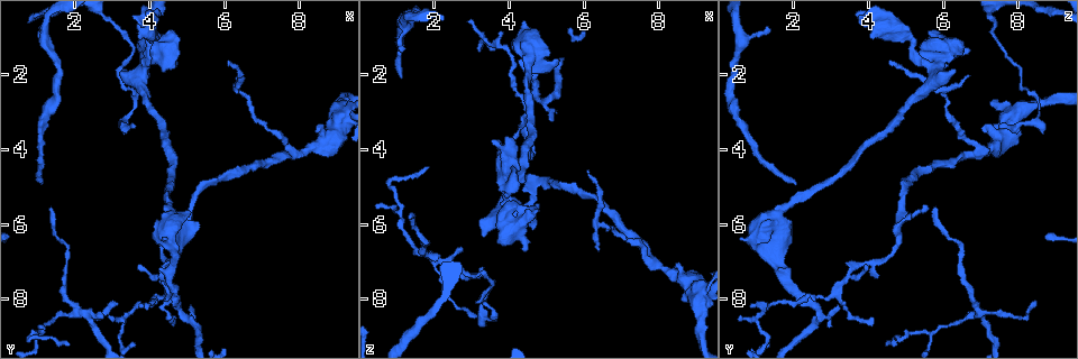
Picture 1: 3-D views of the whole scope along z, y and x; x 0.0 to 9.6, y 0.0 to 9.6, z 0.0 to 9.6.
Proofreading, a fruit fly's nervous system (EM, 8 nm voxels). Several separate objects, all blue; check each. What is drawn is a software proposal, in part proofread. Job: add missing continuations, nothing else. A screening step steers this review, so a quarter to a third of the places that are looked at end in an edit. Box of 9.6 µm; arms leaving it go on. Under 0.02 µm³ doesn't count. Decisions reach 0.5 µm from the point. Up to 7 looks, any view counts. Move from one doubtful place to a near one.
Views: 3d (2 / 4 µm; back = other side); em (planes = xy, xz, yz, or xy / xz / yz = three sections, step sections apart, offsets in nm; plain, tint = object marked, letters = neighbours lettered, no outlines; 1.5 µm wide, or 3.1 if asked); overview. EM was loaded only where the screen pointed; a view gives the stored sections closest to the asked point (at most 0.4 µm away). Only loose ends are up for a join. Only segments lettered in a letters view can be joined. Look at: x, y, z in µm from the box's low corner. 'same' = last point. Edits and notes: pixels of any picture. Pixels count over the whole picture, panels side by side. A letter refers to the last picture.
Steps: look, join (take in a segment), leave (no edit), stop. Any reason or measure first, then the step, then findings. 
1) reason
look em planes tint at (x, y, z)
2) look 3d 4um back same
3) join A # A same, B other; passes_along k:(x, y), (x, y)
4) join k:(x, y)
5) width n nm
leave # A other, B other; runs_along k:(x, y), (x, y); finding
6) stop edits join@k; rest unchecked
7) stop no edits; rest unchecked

look em xz step 8 letters at (6.35, 2.05, 6.70)

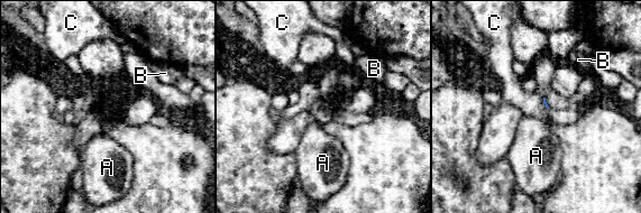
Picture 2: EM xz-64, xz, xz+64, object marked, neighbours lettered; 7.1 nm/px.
look em planes letters same

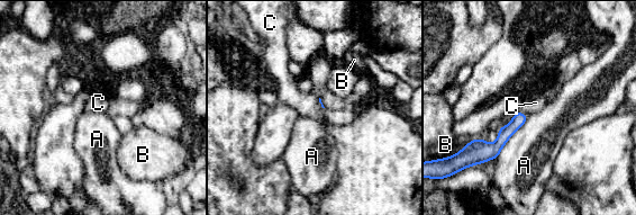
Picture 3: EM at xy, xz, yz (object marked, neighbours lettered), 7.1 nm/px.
leave # A other, B other, C other; border 3:(528, 116), (507, 141), (496, 159); none of them fits

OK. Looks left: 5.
tapers out
look em planes letters at (1.15, 4.90, 2.15)

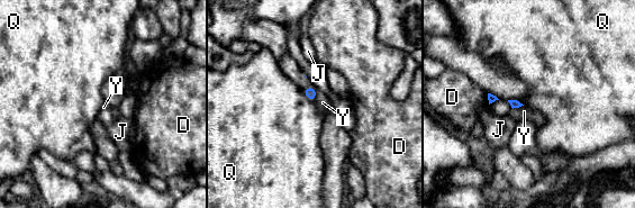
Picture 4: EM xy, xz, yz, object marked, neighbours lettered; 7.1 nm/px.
leave # D other, J other, Q other, Y other; border 4:(302, 90), (314, 101); no lettered segment goes on from it

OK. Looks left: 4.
thin end
look em yz step 8 tint at (4.65, 8.45, 4.10)

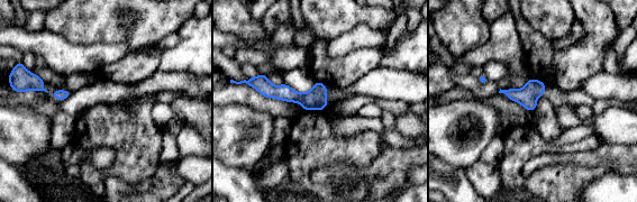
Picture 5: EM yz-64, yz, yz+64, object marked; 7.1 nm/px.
another direction
look em planes letters same

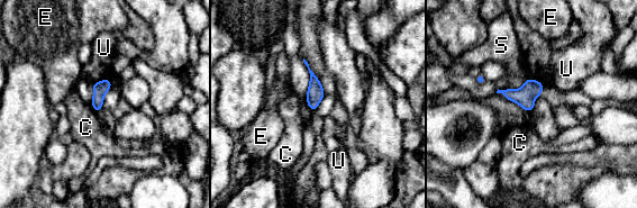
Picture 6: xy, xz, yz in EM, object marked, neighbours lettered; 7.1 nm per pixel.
leave # C other, E other, S other, U other; none of them fits

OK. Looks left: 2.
stop no edits; rest unchecked

